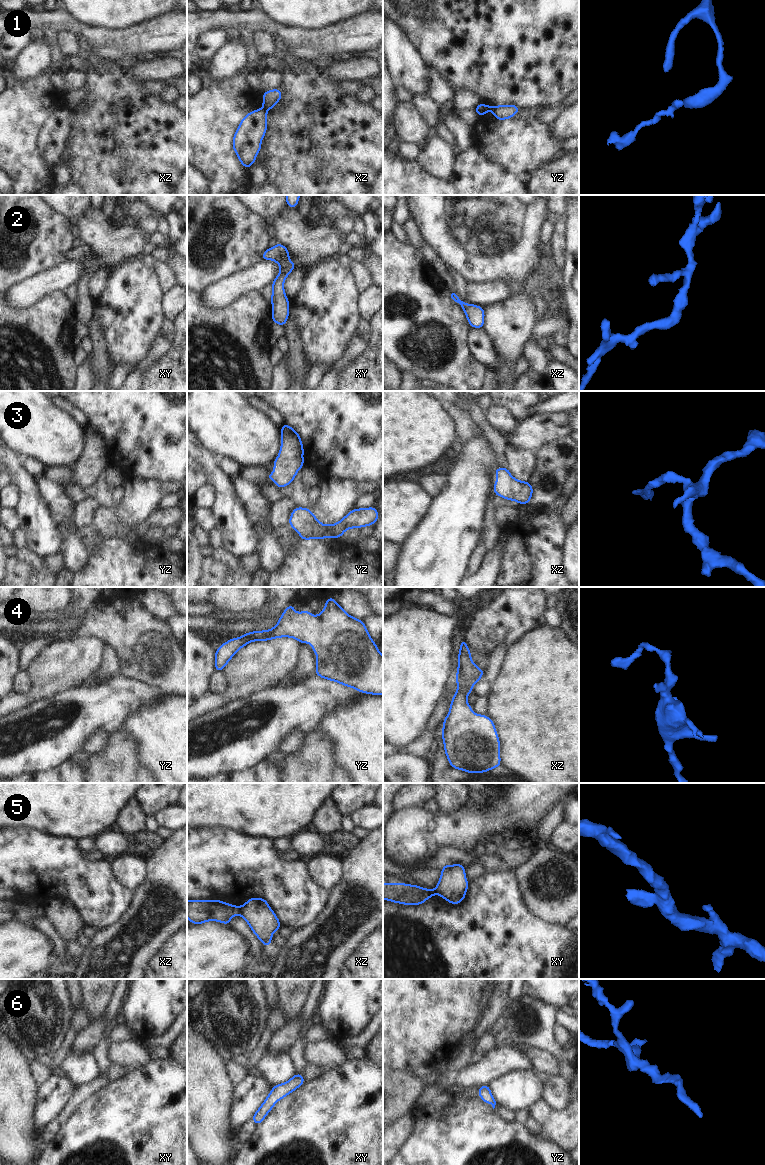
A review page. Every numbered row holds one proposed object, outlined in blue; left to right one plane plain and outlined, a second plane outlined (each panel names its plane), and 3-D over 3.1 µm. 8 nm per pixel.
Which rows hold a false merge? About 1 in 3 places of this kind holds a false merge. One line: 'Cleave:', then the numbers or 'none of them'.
Cleave: 1, 5

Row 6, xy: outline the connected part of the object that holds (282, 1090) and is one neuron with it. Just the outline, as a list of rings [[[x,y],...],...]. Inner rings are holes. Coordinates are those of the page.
[[[295,1074],[289,1081],[274,1086],[267,1096],[266,1100],[255,1112],[252,1120],[256,1125],[260,1124],[265,1116],[271,1111],[272,1107],[282,1098],[286,1097],[289,1093],[296,1090],[304,1083],[303,1074]]]

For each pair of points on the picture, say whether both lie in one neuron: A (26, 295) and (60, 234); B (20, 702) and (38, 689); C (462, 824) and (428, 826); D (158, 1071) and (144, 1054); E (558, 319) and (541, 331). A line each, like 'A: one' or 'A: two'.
A: two
B: one
C: one
D: two
E: one

